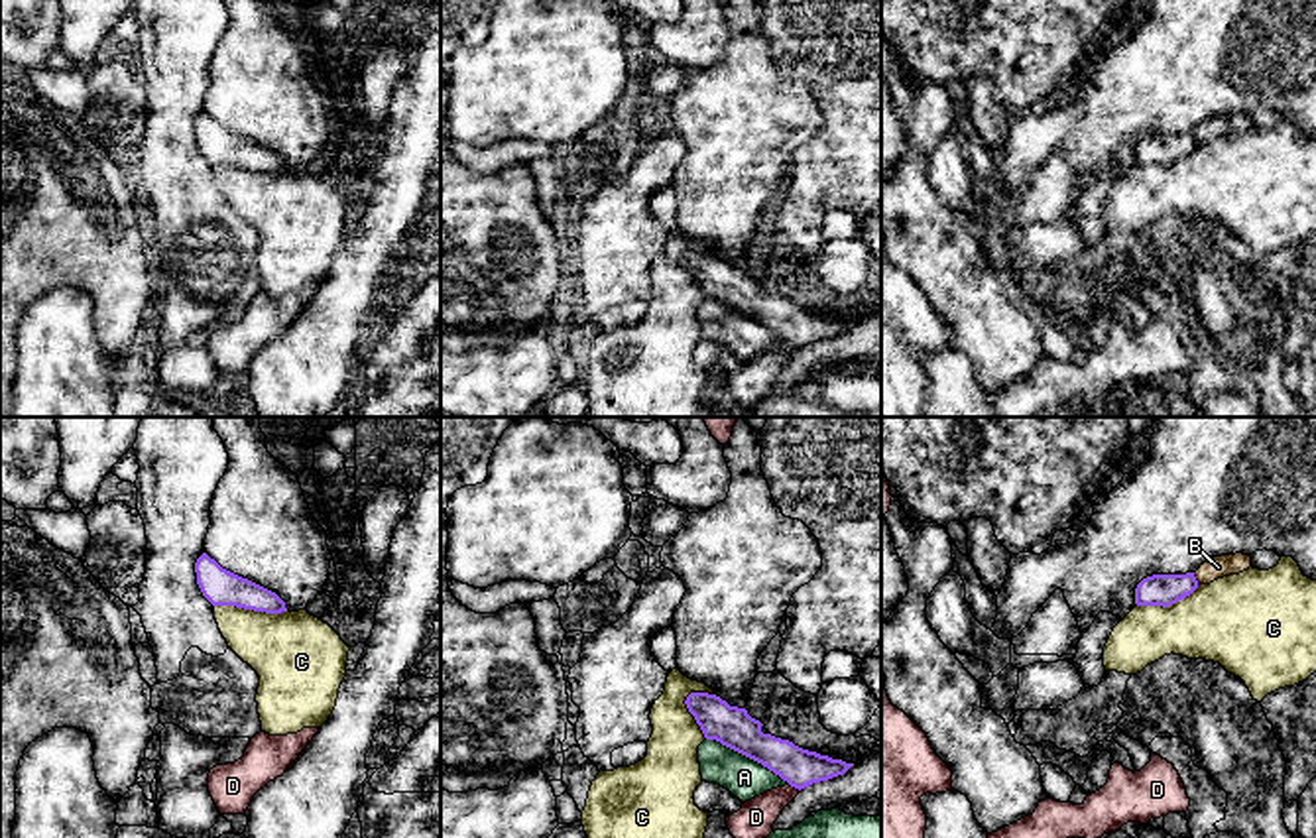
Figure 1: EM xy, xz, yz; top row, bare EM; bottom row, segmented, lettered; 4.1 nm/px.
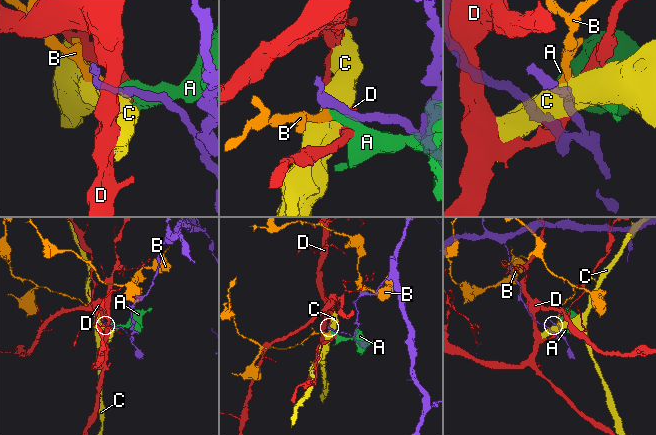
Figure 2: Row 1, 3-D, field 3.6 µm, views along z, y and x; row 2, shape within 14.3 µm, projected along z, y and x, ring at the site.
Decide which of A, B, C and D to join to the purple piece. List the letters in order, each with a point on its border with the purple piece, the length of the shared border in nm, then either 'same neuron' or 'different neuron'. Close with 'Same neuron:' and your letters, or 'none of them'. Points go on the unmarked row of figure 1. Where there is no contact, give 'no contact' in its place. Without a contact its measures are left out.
A: xz (748, 315) | 400 nm | different neuron
B: yz (1195, 138) | 50 nm | different neuron
C: xy (252, 168) | 300 nm | different neuron
D: xz (795, 347) | 50 nm | different neuron
Same neuron: none of them

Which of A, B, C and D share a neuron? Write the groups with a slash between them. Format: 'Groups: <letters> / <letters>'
Groups: A B / C / D

